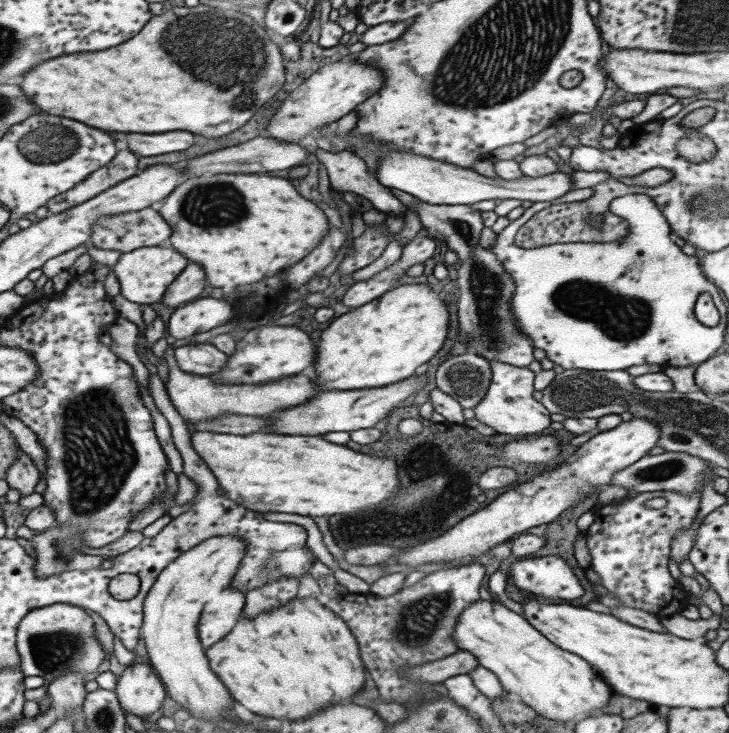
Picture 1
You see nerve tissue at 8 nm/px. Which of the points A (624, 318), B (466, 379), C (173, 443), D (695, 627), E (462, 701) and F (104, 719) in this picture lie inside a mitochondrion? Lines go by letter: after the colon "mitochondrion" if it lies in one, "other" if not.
A: mitochondrion
B: mitochondrion
C: other
D: other
E: other
F: mitochondrion

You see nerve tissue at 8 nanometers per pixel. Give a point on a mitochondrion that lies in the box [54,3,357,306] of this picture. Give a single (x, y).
(241, 59)

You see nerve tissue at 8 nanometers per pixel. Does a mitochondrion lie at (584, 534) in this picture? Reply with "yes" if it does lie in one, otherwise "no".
no

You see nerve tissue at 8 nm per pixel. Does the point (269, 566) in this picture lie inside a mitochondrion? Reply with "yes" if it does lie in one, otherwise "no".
yes

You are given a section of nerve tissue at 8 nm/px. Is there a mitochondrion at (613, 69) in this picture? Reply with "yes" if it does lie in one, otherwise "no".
no

